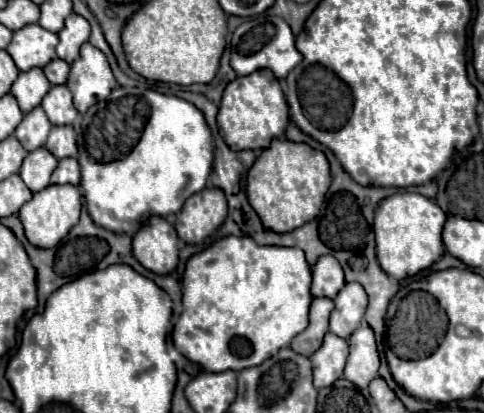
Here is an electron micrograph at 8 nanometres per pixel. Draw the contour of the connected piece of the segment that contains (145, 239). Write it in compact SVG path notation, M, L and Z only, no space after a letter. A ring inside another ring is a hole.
M150 219L132 237L134 257L156 275L170 275L178 267L178 235L166 219Z

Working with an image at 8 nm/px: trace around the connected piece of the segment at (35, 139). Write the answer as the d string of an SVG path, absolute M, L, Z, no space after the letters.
M36 107L28 115L24 115L22 123L14 131L14 137L22 143L22 147L26 151L34 151L34 149L44 147L46 135L50 133L50 127L52 127L52 123L48 121L42 107Z

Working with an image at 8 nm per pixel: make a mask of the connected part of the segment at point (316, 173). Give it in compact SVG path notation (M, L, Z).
M274 139L274 143L260 153L256 163L248 171L246 195L266 229L288 233L318 215L328 187L330 167L322 151L316 151L306 143Z

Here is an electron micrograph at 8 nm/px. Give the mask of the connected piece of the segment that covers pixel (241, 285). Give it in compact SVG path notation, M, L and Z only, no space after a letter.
M226 237L186 263L184 311L174 325L174 347L210 373L260 365L308 327L310 267L298 247L260 247L250 237Z

